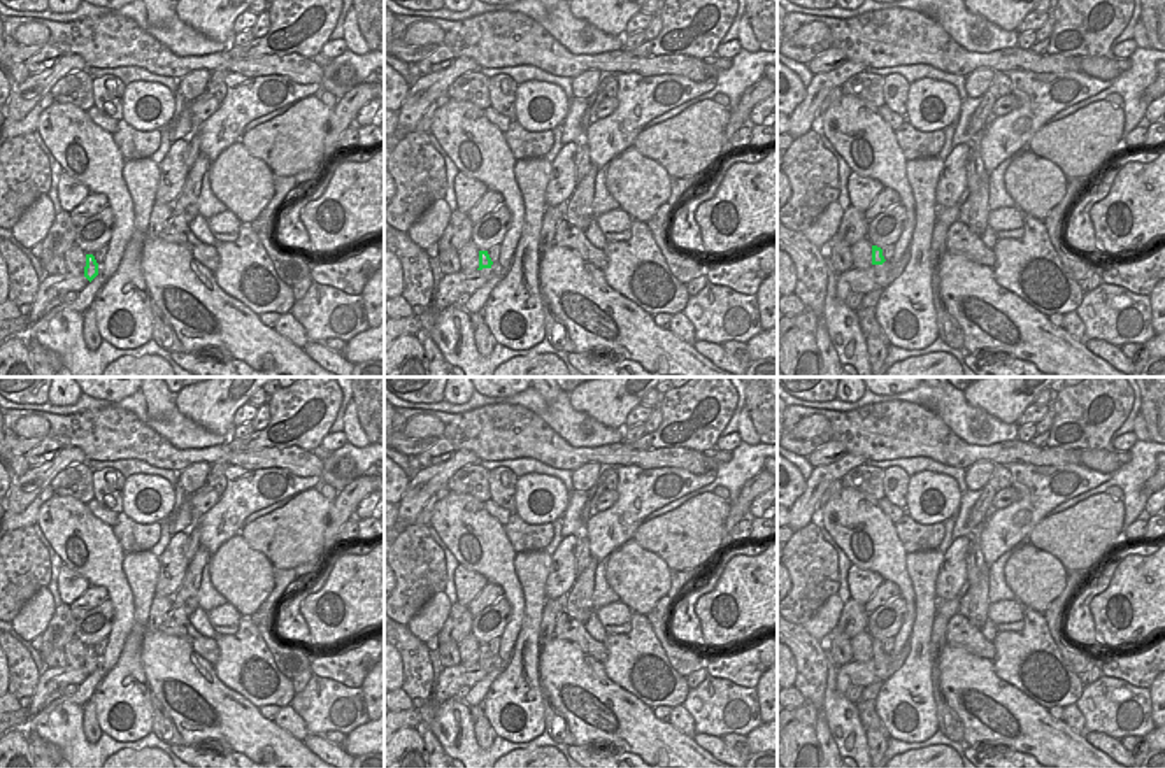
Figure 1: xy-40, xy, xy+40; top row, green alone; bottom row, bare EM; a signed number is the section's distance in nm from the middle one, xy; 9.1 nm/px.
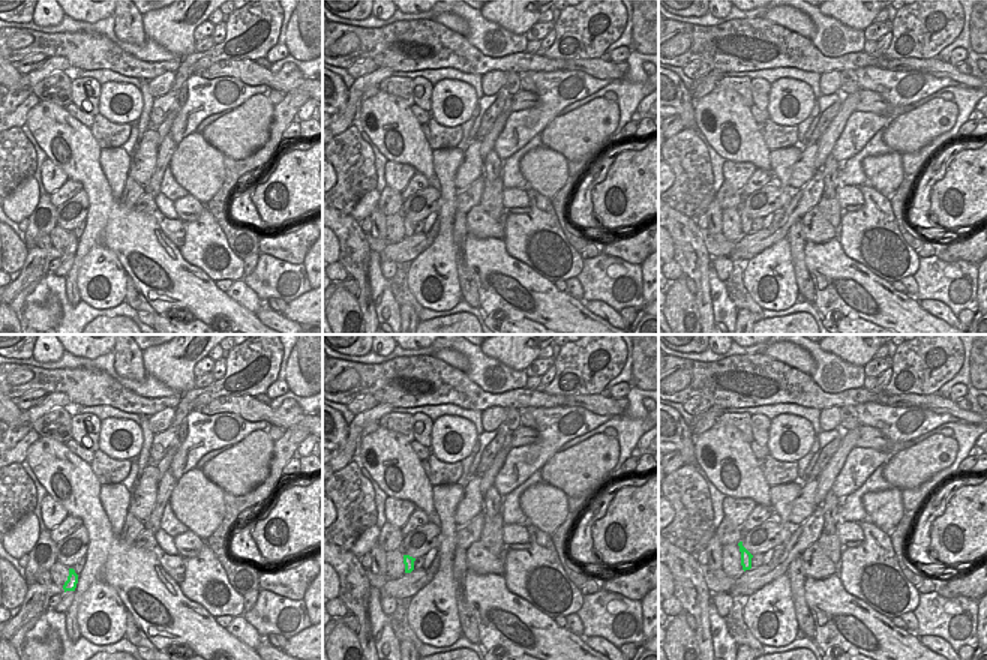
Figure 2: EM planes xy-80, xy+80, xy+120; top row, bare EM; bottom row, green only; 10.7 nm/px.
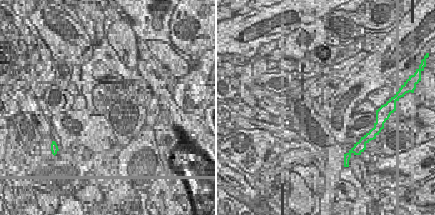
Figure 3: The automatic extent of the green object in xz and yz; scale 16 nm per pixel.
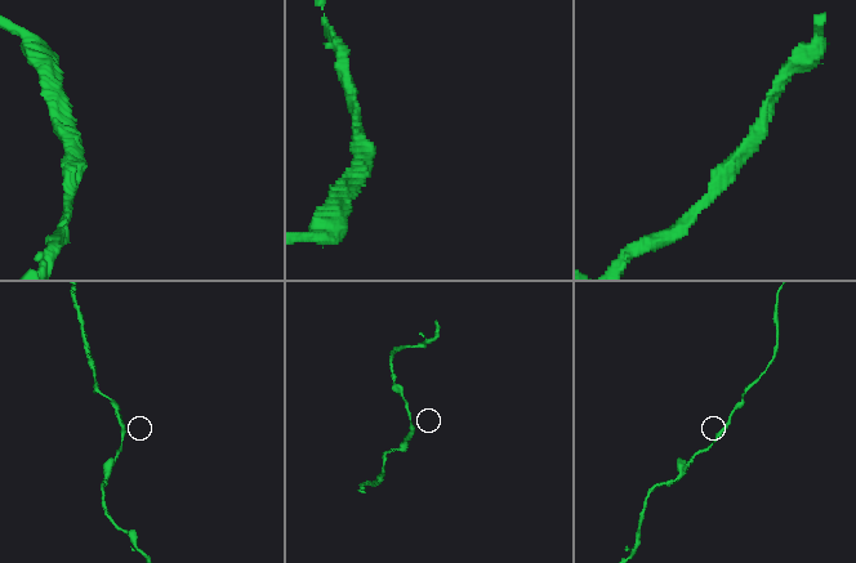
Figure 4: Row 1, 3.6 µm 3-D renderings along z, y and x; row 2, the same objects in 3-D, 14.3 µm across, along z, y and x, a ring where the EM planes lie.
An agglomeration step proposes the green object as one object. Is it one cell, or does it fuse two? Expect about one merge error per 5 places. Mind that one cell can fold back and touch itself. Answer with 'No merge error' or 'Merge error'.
No merge error.

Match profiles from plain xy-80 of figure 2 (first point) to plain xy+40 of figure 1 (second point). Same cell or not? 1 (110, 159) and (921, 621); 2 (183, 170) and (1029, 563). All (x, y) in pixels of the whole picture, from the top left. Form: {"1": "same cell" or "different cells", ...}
{"1": "same cell", "2": "same cell"}

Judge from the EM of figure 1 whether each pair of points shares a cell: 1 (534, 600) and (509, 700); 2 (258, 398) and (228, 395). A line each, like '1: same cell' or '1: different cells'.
1: same cell
2: different cells

